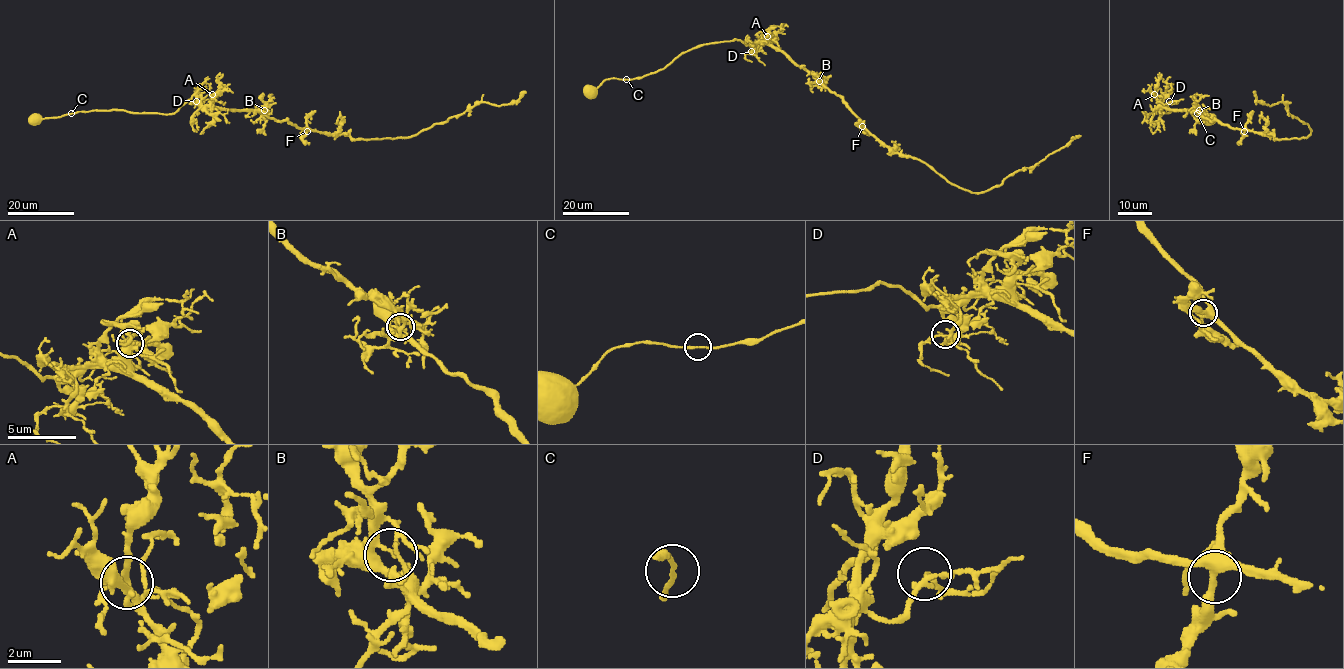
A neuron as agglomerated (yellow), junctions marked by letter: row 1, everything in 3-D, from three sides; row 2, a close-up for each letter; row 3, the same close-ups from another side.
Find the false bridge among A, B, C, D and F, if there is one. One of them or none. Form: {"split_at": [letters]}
{"split_at": []}

